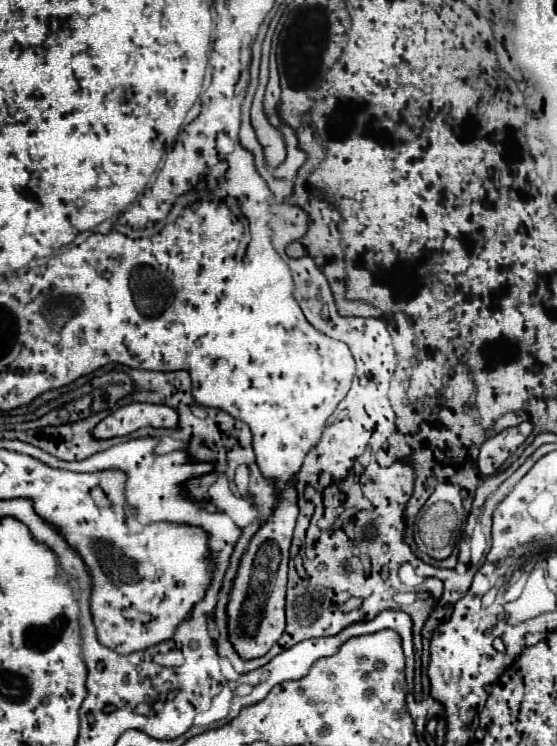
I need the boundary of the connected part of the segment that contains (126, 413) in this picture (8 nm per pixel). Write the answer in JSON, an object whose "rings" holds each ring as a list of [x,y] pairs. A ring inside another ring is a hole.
{"rings":[[[129,403],[107,415],[103,421],[99,421],[93,429],[93,437],[95,439],[123,437],[145,425],[173,427],[177,425],[177,413],[165,405]]]}

